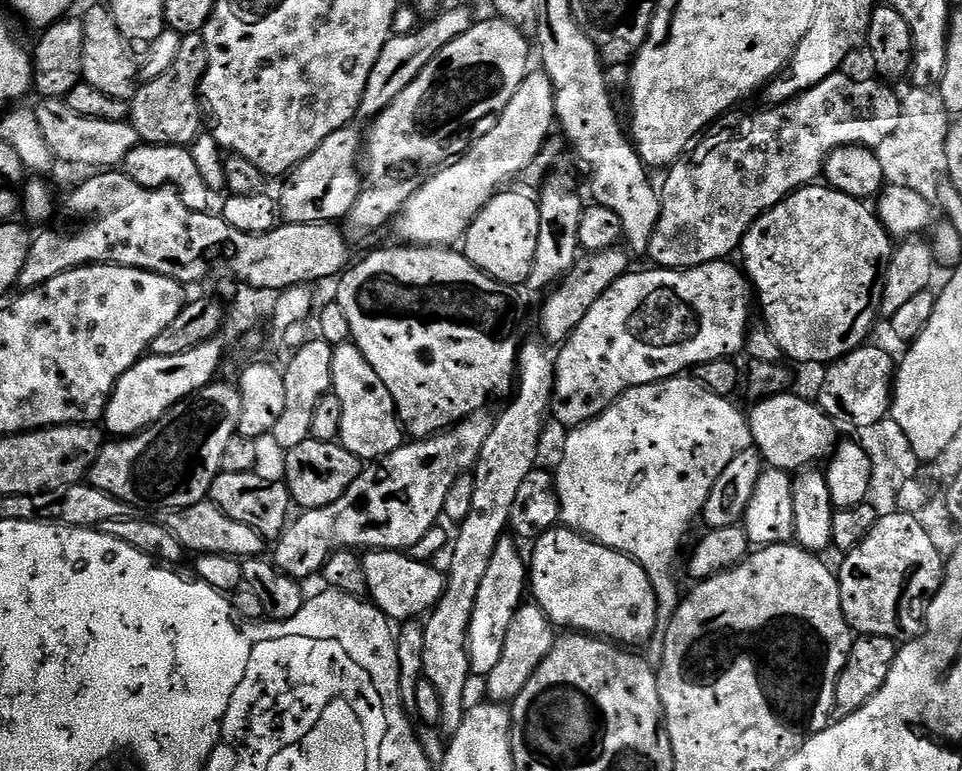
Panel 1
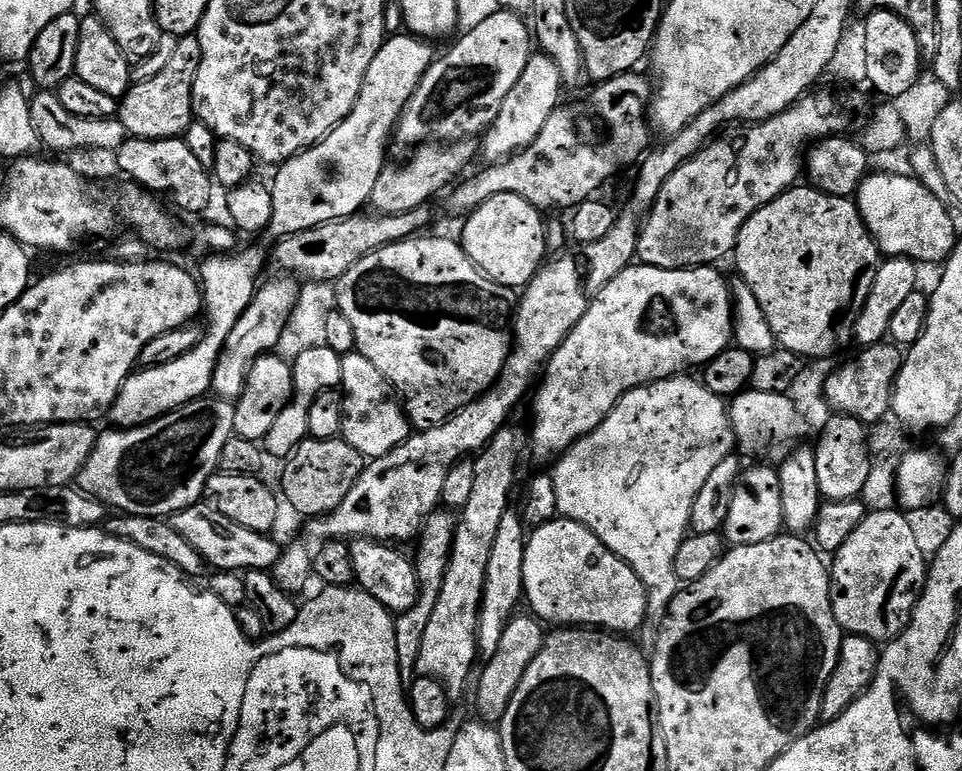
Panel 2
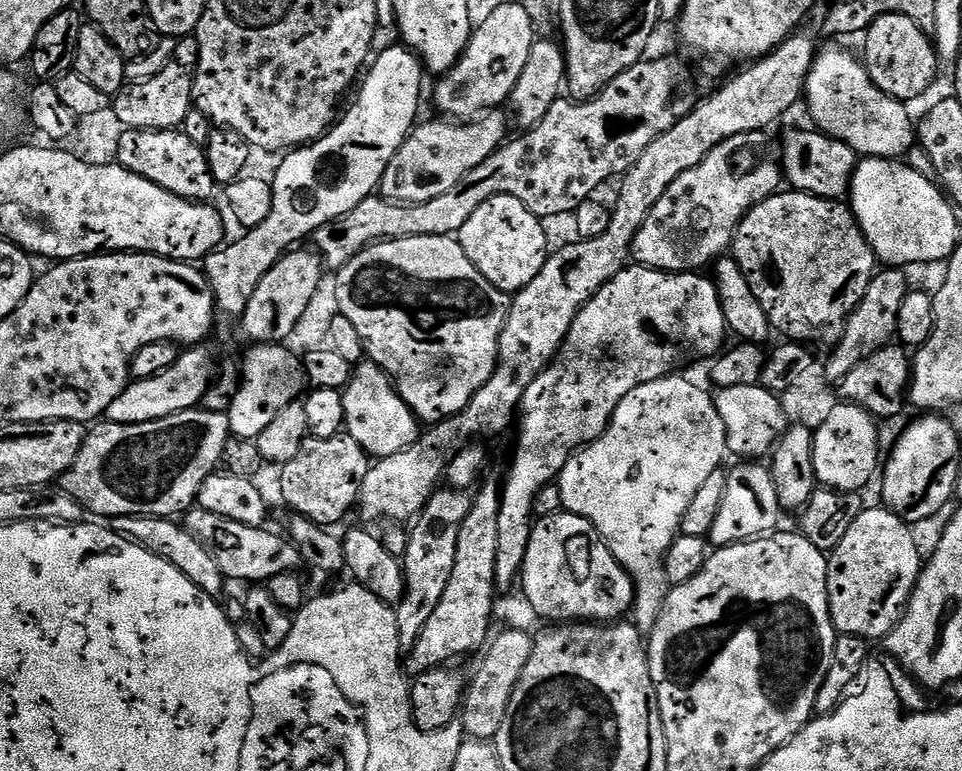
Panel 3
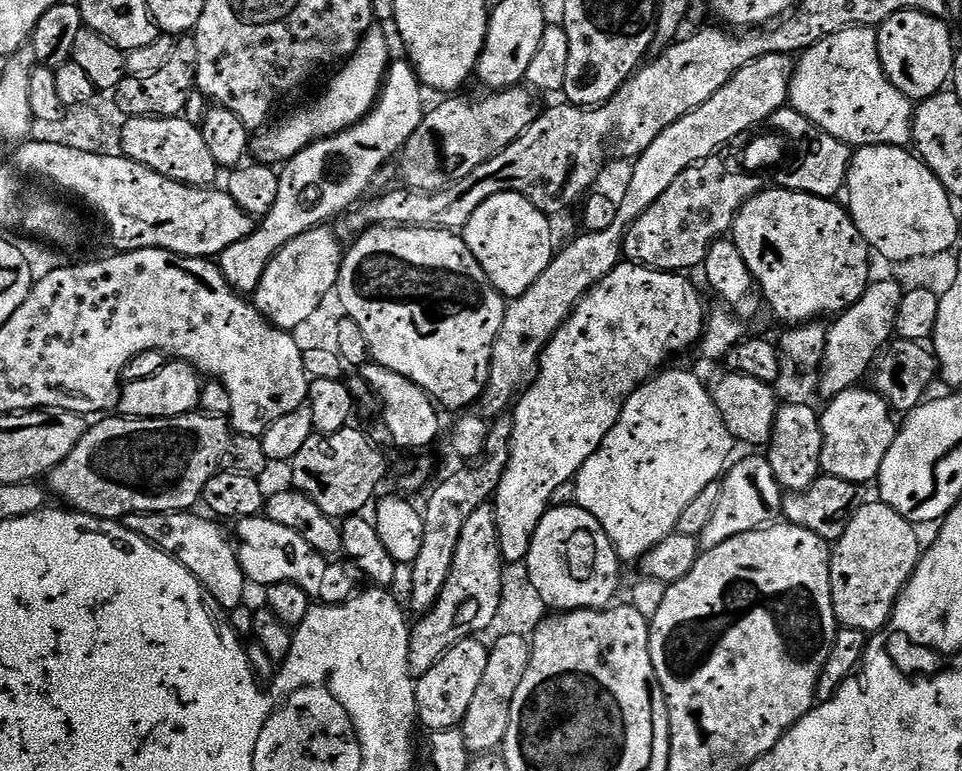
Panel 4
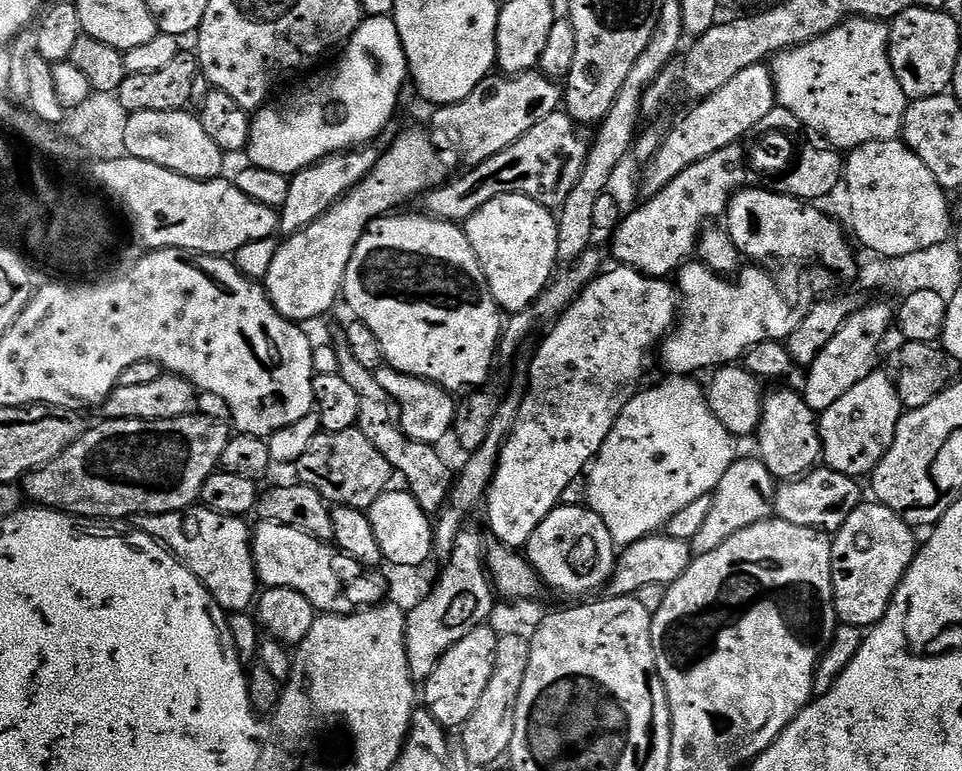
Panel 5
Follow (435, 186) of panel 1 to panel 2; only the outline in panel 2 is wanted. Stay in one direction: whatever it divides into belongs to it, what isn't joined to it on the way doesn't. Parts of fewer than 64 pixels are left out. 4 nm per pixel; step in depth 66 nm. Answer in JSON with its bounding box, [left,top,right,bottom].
[482,54,565,162]

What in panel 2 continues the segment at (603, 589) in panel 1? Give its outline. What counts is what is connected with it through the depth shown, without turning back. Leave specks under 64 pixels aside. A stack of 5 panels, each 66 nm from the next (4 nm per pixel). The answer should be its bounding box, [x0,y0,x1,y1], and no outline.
[522,518,648,634]

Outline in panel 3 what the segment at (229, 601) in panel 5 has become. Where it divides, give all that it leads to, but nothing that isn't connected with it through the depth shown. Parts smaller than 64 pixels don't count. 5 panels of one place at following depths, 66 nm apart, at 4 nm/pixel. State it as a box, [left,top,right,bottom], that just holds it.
[110,516,226,595]

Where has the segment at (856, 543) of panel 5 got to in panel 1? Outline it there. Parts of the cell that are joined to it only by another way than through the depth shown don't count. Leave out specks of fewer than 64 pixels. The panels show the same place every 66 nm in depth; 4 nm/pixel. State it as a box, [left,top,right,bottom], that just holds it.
[838,510,946,642]

